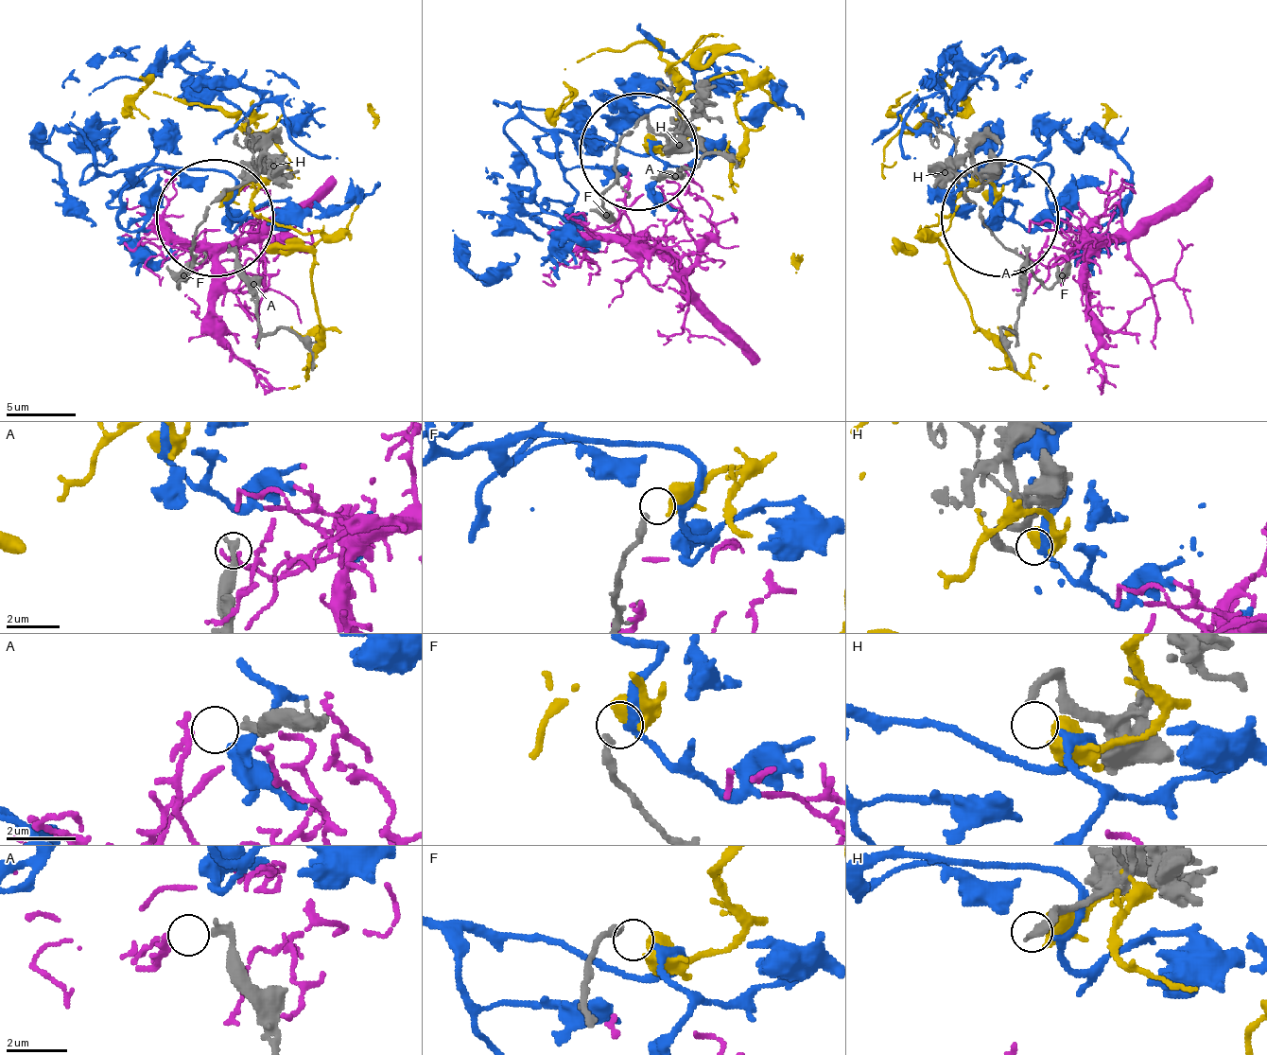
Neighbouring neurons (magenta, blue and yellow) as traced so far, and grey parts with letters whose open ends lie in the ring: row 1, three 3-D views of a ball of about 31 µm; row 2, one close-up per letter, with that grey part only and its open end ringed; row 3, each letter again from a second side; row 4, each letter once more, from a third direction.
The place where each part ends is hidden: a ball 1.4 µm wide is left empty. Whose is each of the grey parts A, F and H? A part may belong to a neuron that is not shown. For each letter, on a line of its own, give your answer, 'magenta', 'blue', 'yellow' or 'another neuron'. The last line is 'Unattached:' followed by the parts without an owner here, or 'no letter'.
A: another neuron
F: yellow
H: blue
Unattached: A

